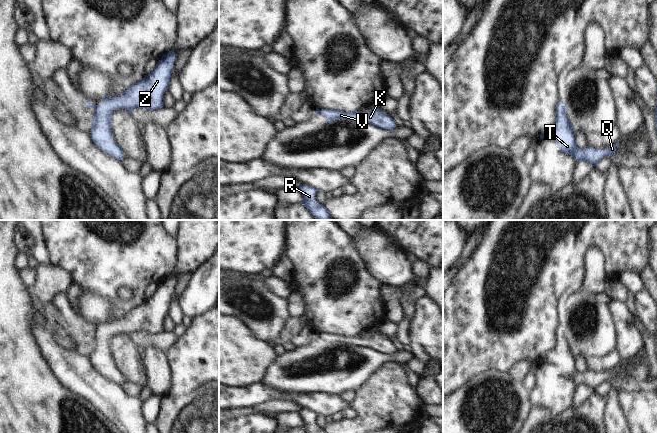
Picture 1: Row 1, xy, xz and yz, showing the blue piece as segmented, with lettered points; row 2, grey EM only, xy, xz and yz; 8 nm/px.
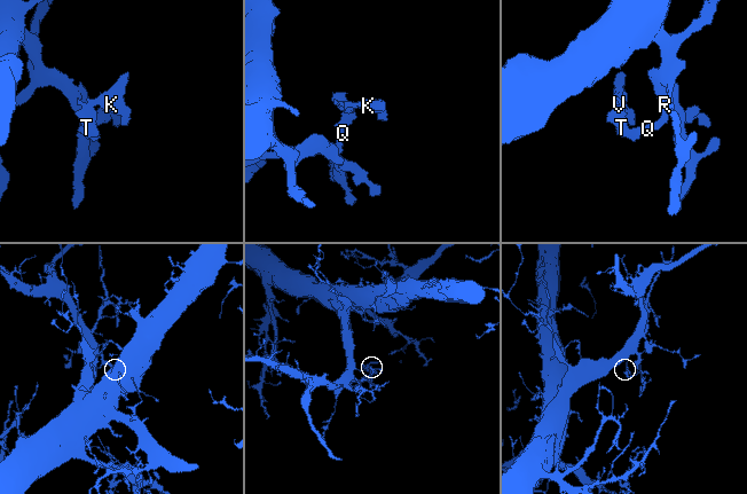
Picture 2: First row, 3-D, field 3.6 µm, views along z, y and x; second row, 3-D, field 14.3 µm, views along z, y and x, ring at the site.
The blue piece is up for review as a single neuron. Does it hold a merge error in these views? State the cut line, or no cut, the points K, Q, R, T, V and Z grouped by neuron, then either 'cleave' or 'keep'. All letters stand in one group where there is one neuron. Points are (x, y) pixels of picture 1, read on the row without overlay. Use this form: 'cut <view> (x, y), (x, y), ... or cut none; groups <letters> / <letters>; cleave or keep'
cut none; groups K Q R T V Z; keep

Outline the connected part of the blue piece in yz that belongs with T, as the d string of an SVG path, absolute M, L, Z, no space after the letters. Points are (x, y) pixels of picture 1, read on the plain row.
M559 327L556 329L556 345L555 347L546 352L541 356L540 362L553 364L557 367L559 373L565 377L570 378L575 386L586 385L594 391L600 386L605 380L611 380L616 378L616 370L619 369L618 365L616 368L606 373L596 374L593 371L588 370L587 372L579 372L575 365L575 353L567 342L568 328Z

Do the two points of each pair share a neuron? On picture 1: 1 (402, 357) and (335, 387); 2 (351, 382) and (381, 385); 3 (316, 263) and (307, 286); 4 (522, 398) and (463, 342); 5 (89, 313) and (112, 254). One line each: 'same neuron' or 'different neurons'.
1: same neuron
2: different neurons
3: same neuron
4: different neurons
5: different neurons

